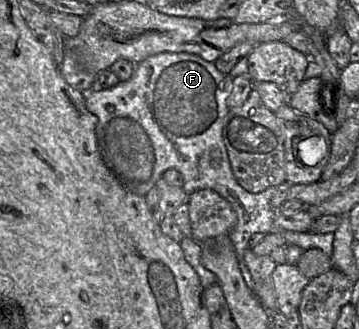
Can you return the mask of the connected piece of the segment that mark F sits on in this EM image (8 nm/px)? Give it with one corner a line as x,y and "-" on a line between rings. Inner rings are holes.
162,52
147,57
142,62
136,63
133,74
126,81
120,81
115,86
109,89
101,89
99,91
93,91
86,93
85,105
89,112
94,114
98,118
98,123
95,128
95,134
97,138
98,150
100,157
105,164
106,168
110,171
116,181
123,186
126,190
140,195
145,196
148,191
155,186
156,182
162,177
163,173
168,169
175,169
179,171
183,177
182,188
186,192
187,196
200,189
211,189
225,198
231,205
232,209
236,213
237,220
229,232
229,237
234,245
236,258
240,270
247,270
247,266
244,262
244,252
249,247
249,238
254,233
282,233
285,237
286,246
297,245
304,251
310,248
319,248
327,256
331,257
333,254
333,242
334,233
312,233
312,232
296,232
290,230
283,230
275,223
275,215
278,209
274,209
270,204
271,197
276,193
277,187
269,187
266,190
259,193
250,193
246,191
242,186
239,185
231,169
229,158
227,155
226,147
222,138
222,130
224,125
224,119
228,113
227,98
232,89
232,79
229,74
224,74
219,71
213,62
208,62
201,58
199,55
190,54
185,52

